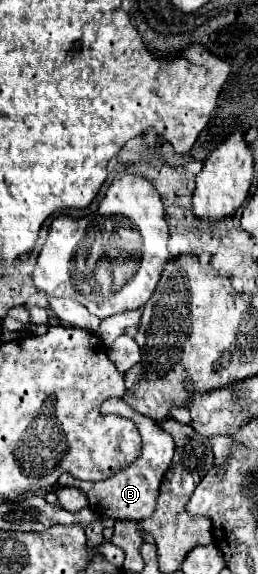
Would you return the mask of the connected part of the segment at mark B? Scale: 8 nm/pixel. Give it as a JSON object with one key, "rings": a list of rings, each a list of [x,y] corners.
{"rings":[[[115,398],[113,400],[107,400],[103,404],[103,412],[105,414],[119,414],[119,416],[125,416],[125,418],[129,418],[129,420],[135,422],[135,426],[137,426],[137,430],[139,430],[139,434],[143,438],[143,454],[129,468],[113,474],[111,478],[107,478],[103,482],[83,482],[79,478],[73,478],[71,474],[61,474],[59,482],[63,486],[81,488],[87,494],[87,498],[89,498],[89,508],[95,514],[103,516],[103,518],[129,518],[129,520],[145,520],[145,518],[151,518],[153,516],[153,510],[157,506],[157,494],[159,494],[161,478],[163,478],[163,474],[169,468],[169,462],[173,458],[175,442],[151,418],[137,414],[125,402],[117,402]]]}

